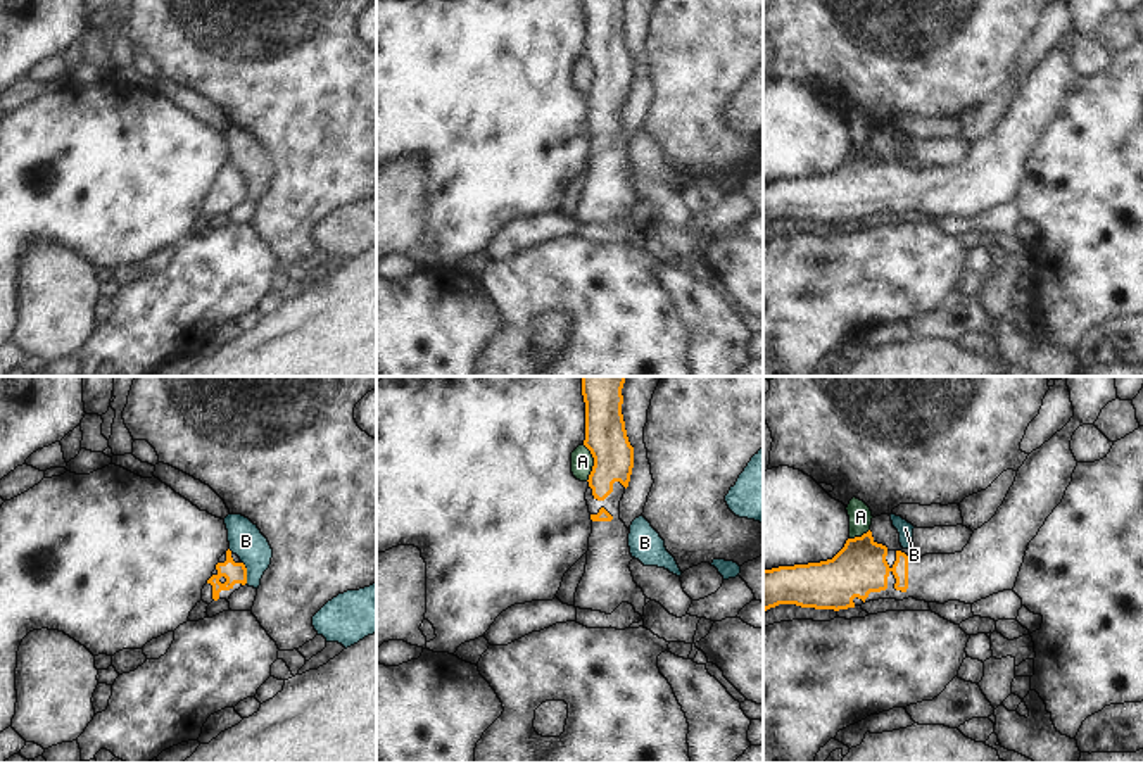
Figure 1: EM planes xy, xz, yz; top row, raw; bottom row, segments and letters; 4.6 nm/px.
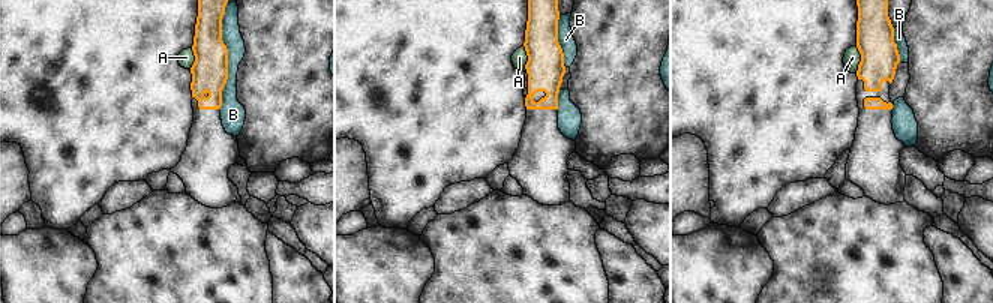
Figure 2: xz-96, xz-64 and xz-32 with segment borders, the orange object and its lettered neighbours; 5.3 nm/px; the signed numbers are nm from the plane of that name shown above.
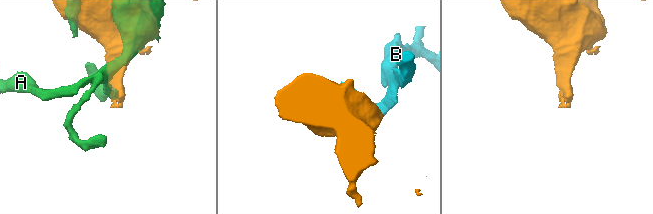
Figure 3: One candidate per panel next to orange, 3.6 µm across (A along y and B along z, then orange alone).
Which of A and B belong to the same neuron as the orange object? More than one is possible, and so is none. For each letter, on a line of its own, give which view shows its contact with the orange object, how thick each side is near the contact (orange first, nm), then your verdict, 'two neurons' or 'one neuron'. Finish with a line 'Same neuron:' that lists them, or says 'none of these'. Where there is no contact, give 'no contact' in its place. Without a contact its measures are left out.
A: xz | 190/110 nm | two neurons
B: xy | 100/160 nm | two neurons
Same neuron: none of these

